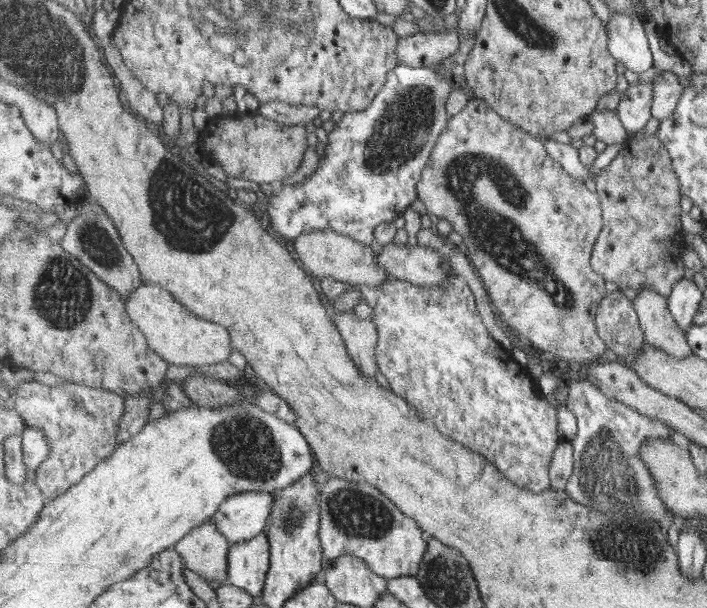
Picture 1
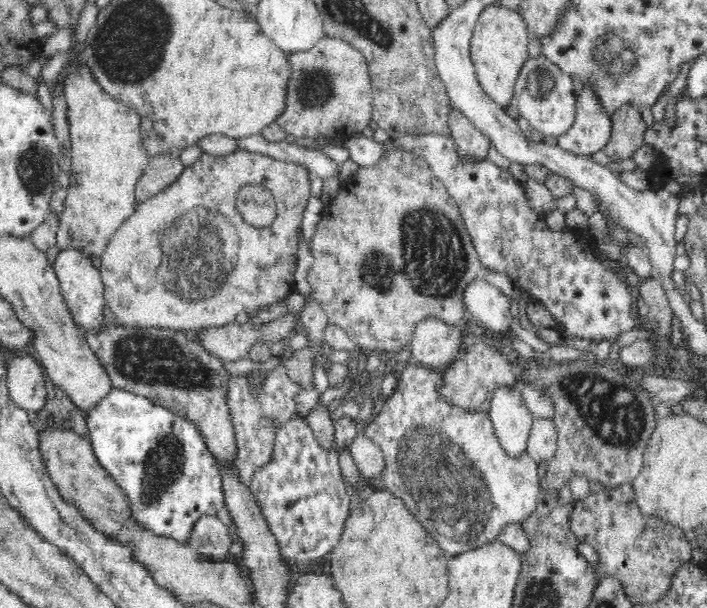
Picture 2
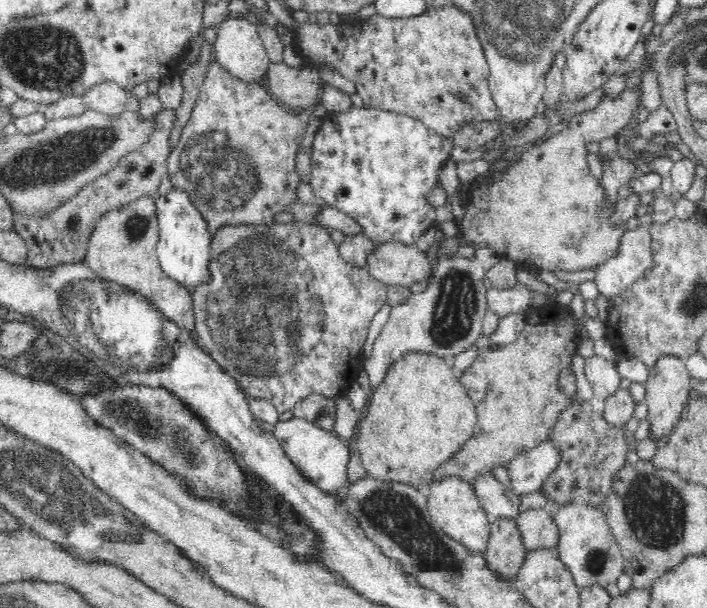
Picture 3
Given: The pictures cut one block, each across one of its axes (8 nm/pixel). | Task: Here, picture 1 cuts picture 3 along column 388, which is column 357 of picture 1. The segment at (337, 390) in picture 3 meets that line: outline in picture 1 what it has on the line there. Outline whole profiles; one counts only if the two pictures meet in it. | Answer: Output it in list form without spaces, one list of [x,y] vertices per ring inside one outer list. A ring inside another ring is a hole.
[[[449,273],[447,281],[439,287],[421,287],[420,285],[412,284],[405,280],[398,280],[397,278],[390,277],[381,287],[369,287],[365,286],[351,286],[344,281],[337,281],[337,278],[323,278],[319,282],[322,293],[325,294],[327,300],[332,305],[334,300],[337,300],[341,294],[350,290],[351,287],[355,287],[359,293],[359,300],[365,303],[367,308],[373,308],[373,314],[370,315],[372,321],[375,321],[377,325],[377,347],[376,357],[378,358],[378,368],[380,372],[387,378],[390,383],[391,389],[398,395],[406,398],[414,408],[417,408],[420,415],[425,419],[429,419],[434,422],[436,427],[440,429],[442,433],[448,437],[452,437],[457,441],[461,441],[467,447],[481,453],[489,462],[492,462],[496,467],[513,483],[520,485],[521,488],[527,488],[535,493],[550,492],[552,489],[552,480],[550,477],[550,466],[554,457],[554,452],[561,444],[561,436],[559,436],[559,420],[557,420],[557,408],[541,395],[537,384],[533,383],[535,378],[530,376],[526,371],[526,368],[516,362],[509,351],[505,350],[499,344],[495,342],[495,338],[489,334],[481,314],[477,312],[477,302],[475,302],[475,296],[469,288],[465,277],[455,276],[453,273]]]

